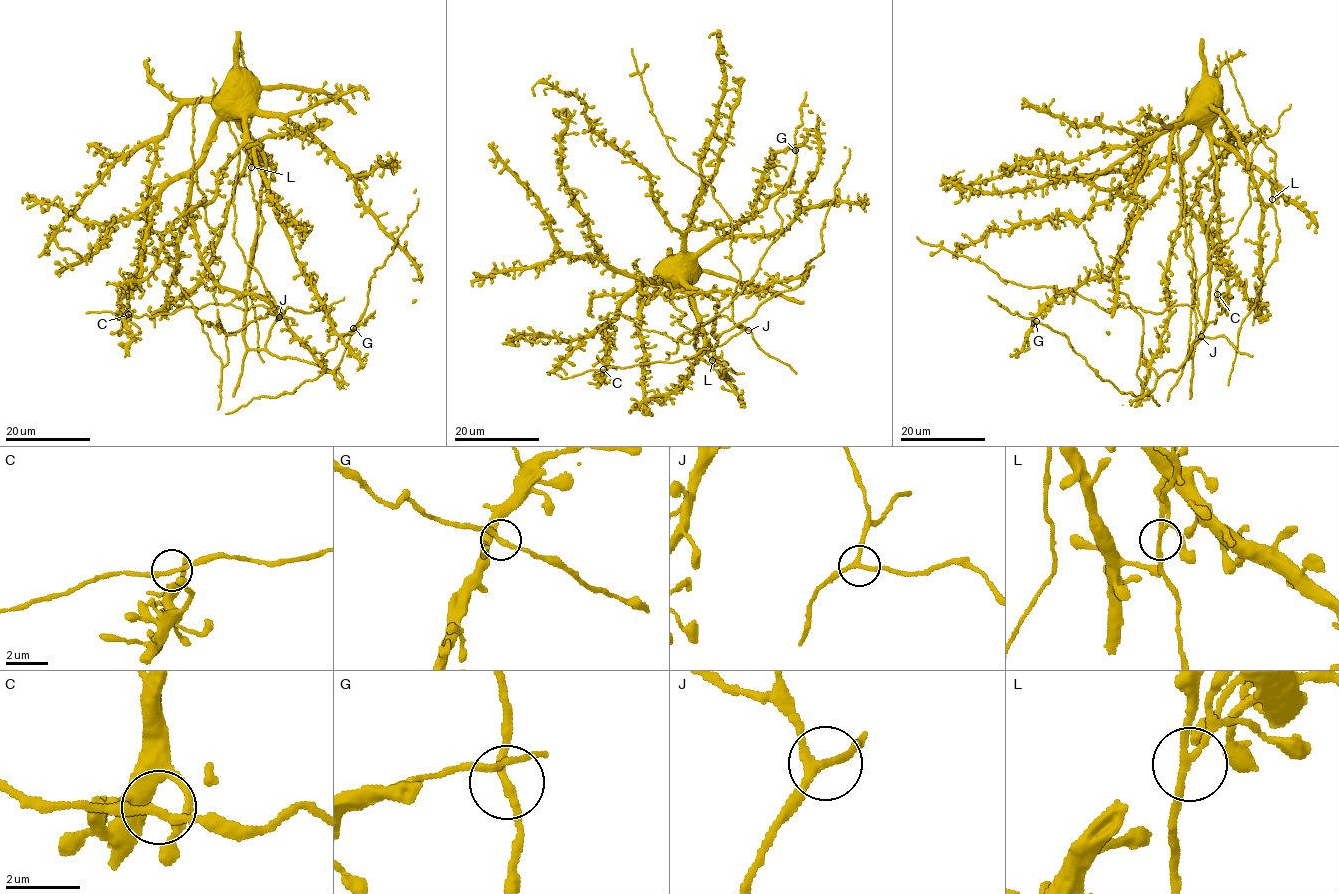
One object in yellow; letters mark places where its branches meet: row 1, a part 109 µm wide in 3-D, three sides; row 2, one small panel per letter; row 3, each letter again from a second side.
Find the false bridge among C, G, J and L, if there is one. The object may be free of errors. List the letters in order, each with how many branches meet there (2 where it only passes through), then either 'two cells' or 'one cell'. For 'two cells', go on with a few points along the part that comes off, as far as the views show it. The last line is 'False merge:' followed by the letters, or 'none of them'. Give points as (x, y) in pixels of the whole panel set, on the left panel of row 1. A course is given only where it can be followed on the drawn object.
C: 3 | one cell
G: 3 | one cell
J: 3 | one cell
L: 3 | two cells | (251, 167), (253, 157), (263, 144)
False merge: L

